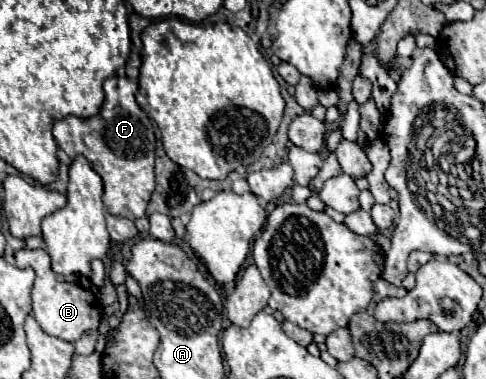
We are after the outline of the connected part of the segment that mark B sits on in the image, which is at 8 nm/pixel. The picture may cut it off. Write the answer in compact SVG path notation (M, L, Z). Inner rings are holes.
M30 248L18 250L16 266L18 268L30 266L36 272L34 288L30 294L32 296L32 314L44 332L48 332L56 338L68 340L68 342L76 342L86 330L96 330L100 326L104 314L102 314L102 304L96 298L96 294L74 282L58 282L56 274L50 268L50 256L46 254L46 250L30 250Z

